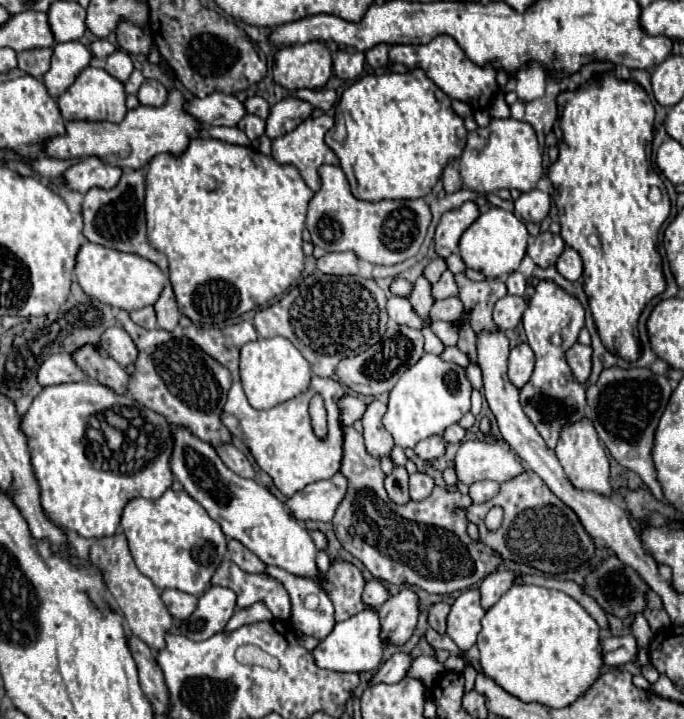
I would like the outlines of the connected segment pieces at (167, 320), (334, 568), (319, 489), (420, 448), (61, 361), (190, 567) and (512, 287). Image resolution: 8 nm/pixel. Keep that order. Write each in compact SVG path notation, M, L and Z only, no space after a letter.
M169 282L165 284L163 294L161 294L159 300L155 302L155 314L157 314L157 324L159 324L163 330L173 332L173 330L177 328L179 318L181 318L181 312L179 312L179 308L177 308L175 294L173 294L173 288L171 288Z
M331 560L331 568L323 576L323 580L319 580L319 586L331 596L337 622L355 616L359 610L373 608L361 600L365 578L363 572L351 562Z
M337 472L329 480L307 484L303 490L295 492L291 498L287 498L285 508L291 512L291 516L297 522L307 522L307 520L329 522L339 502L343 500L345 490L347 490L347 480L343 480L343 474Z
M429 436L425 440L421 440L413 450L421 460L433 460L445 454L445 446L447 442L441 436Z
M69 354L47 358L37 372L37 382L41 386L81 382L81 380L85 380L85 376L83 376L83 372L79 372L79 368L75 368L75 360L71 360Z
M169 488L157 500L147 500L147 498L129 500L121 516L121 528L129 540L129 550L133 554L139 572L145 574L159 590L177 588L187 594L199 596L209 586L209 580L217 570L217 566L223 562L223 556L227 556L227 536L223 534L223 530L215 520L209 518L205 508L183 490L175 492Z
M513 272L509 278L507 278L507 294L517 294L517 296L523 296L525 290L527 290L527 280L521 272Z

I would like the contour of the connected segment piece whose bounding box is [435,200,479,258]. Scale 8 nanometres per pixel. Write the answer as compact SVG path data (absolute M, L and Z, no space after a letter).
M463 202L459 208L449 210L441 216L441 222L435 232L435 248L441 258L447 258L459 244L461 234L475 222L479 208L475 202Z

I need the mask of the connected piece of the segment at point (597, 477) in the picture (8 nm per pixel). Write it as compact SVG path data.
M581 418L579 422L567 422L563 426L555 454L559 454L557 458L559 458L567 478L575 484L575 488L593 490L593 492L599 492L603 496L611 496L613 488L609 484L609 458L605 454L603 444L599 442L599 436L597 436L589 418Z

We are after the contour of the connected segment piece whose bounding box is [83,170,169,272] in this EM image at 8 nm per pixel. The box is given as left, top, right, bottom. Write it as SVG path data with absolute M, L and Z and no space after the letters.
M141 170L123 172L117 186L109 188L109 190L91 188L83 200L83 222L85 222L83 234L89 242L95 242L95 244L101 244L107 248L115 248L121 252L133 252L141 258L151 260L163 272L167 272L167 268L169 268L167 256L161 254L159 250L151 248L147 242L147 236L145 236L143 198L145 198L145 176Z

